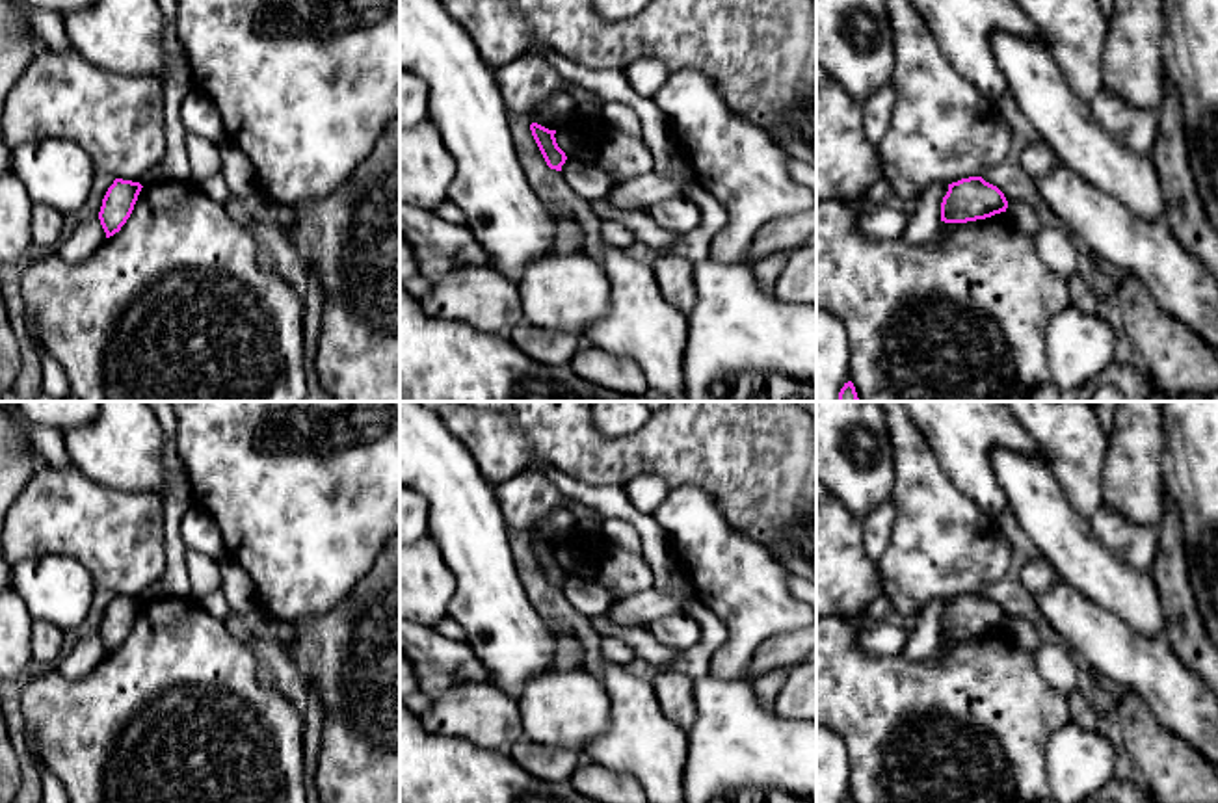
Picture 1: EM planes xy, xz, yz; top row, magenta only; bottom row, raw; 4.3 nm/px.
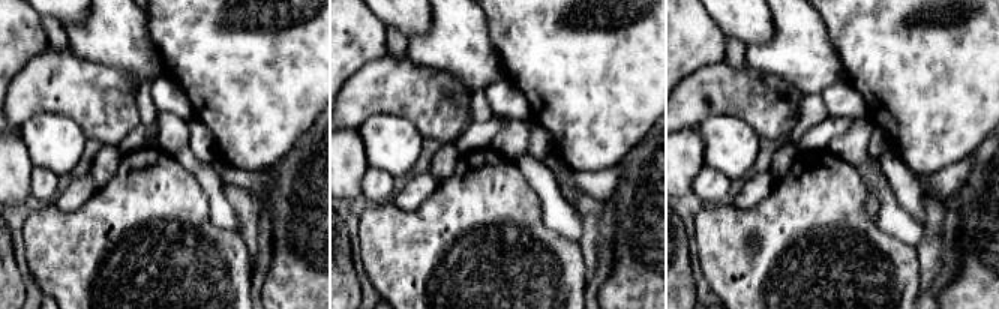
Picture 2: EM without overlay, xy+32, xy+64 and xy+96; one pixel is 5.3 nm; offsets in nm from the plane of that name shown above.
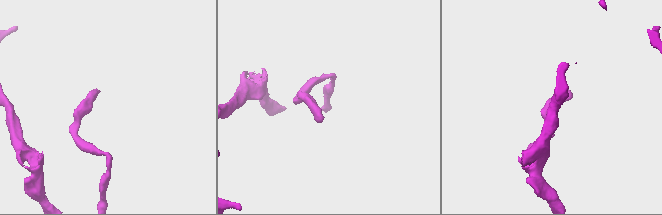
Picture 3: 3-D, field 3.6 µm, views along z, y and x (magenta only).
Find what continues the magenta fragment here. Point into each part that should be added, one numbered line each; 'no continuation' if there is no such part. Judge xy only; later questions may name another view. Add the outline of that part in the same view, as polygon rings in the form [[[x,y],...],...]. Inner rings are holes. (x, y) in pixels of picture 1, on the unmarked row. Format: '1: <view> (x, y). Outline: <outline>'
no continuation

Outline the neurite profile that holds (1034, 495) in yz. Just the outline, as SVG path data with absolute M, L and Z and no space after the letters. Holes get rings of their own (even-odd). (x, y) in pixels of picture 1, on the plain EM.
M995 448L991 465L1008 509L1058 578L1138 634L1164 634L1166 621L1151 573L1132 569L1099 543L1090 520L1071 506L1045 457Z

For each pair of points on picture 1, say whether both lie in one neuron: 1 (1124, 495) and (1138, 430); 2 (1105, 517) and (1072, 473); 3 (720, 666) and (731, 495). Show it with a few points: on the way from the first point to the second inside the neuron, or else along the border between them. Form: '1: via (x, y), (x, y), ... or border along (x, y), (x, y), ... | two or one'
1: via (1133, 478), (1135, 447) | one
2: border along (1103, 504), (1090, 521) | two
3: border along (705, 489), (724, 521), (767, 551) | two

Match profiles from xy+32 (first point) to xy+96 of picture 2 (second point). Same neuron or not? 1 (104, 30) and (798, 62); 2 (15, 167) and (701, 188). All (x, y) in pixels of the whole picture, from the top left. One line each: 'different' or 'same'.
1: same
2: different

